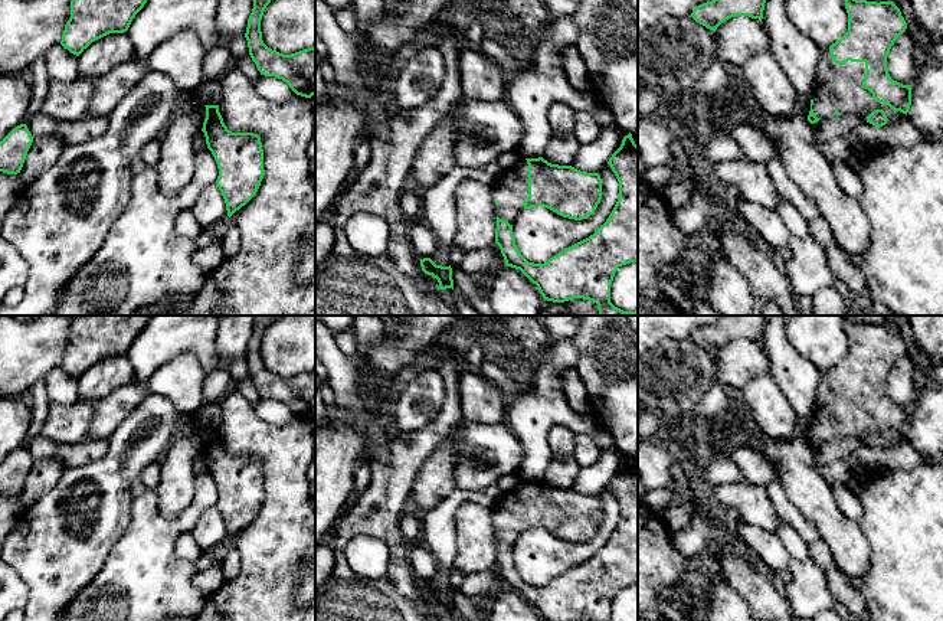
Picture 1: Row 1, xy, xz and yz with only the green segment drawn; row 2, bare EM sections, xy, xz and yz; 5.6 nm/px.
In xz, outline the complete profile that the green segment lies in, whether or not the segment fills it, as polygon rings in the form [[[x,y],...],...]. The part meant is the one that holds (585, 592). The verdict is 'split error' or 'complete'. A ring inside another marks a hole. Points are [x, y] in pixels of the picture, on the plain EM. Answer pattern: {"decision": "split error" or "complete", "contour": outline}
{"decision": "complete", "contour": [[[631,455],[623,460],[608,487],[619,504],[619,522],[612,536],[593,558],[544,586],[528,585],[515,568],[513,548],[497,539],[495,566],[501,572],[505,588],[520,592],[537,608],[543,621],[610,621],[610,608],[618,591],[638,584],[638,468]]]}

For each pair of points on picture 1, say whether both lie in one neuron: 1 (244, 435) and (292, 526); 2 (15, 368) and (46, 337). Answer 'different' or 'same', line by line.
1: same
2: same

